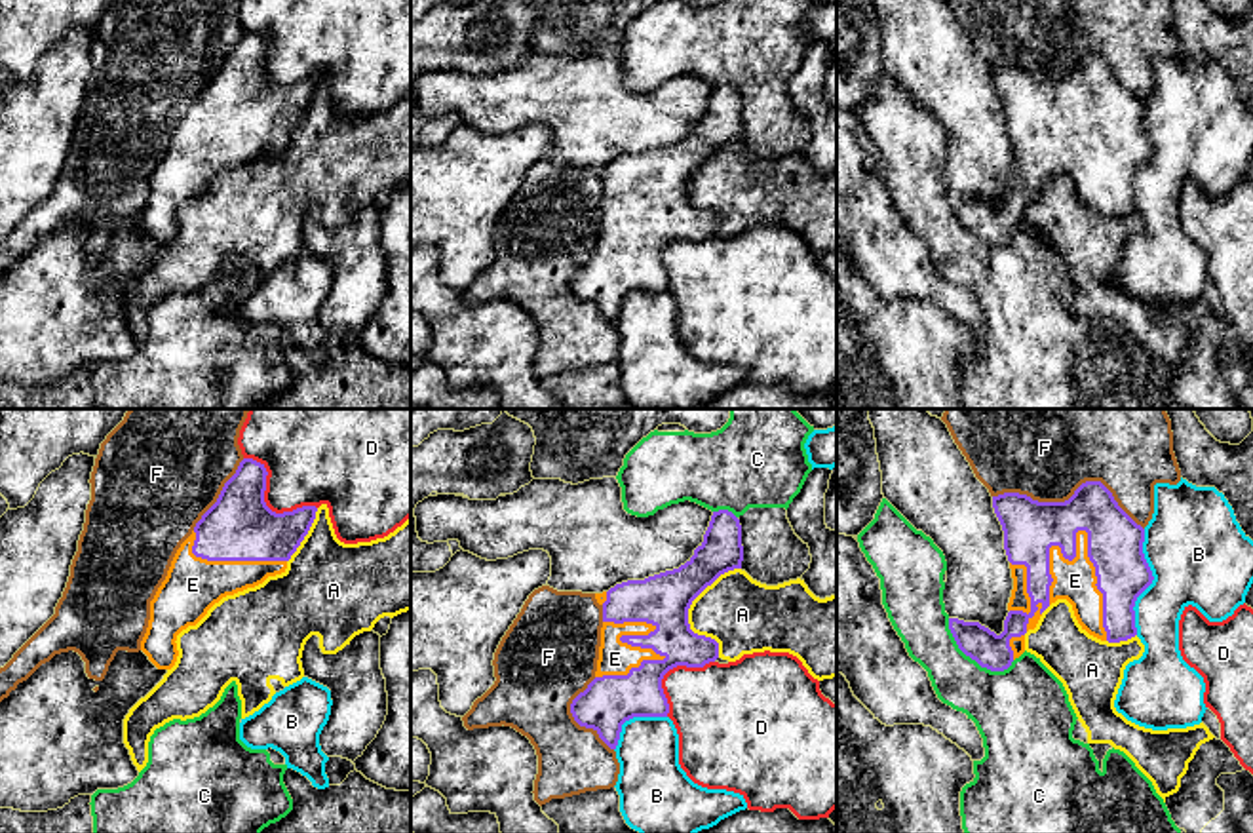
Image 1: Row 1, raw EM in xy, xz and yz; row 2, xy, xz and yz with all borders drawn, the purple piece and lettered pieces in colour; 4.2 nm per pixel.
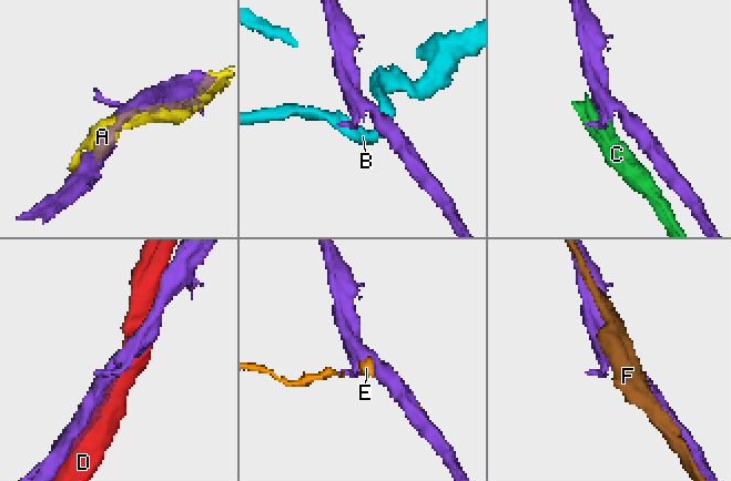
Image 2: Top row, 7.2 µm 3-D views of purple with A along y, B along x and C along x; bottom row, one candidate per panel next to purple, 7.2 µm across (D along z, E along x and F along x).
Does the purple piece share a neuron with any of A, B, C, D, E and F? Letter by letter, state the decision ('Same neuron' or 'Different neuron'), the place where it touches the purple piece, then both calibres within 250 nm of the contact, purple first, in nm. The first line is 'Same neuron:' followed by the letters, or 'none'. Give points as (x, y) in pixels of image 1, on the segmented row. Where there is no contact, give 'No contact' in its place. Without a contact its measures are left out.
Same neuron: E
A: Different neuron. Touches purple at xz (687, 611). Thickness 220 nm (purple) against 320 nm
B: Different neuron. Touches purple at yz (1151, 582). Thickness 240 nm (purple) against 420 nm
C: Different neuron. Touches purple at yz (972, 658). Thickness 150 nm (purple) against 300 nm
D: Different neuron. Touches purple at xy (263, 501). Thickness 280 nm (purple) against 360 nm
E: Same neuron. Touches purple at yz (1098, 582). Thickness 240 nm (purple) against 180 nm
F: Different neuron. Touches purple at yz (1073, 495). Thickness 240 nm (purple) against 460 nm

